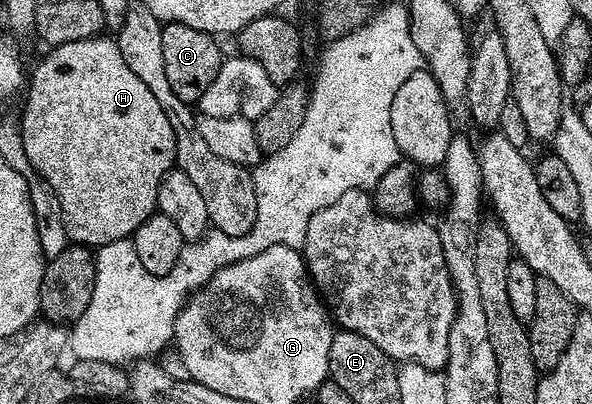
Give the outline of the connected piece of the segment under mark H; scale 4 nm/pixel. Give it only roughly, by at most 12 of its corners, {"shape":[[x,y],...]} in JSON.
{"shape":[[112,37],[54,46],[23,148],[70,243],[157,210],[175,132]]}

